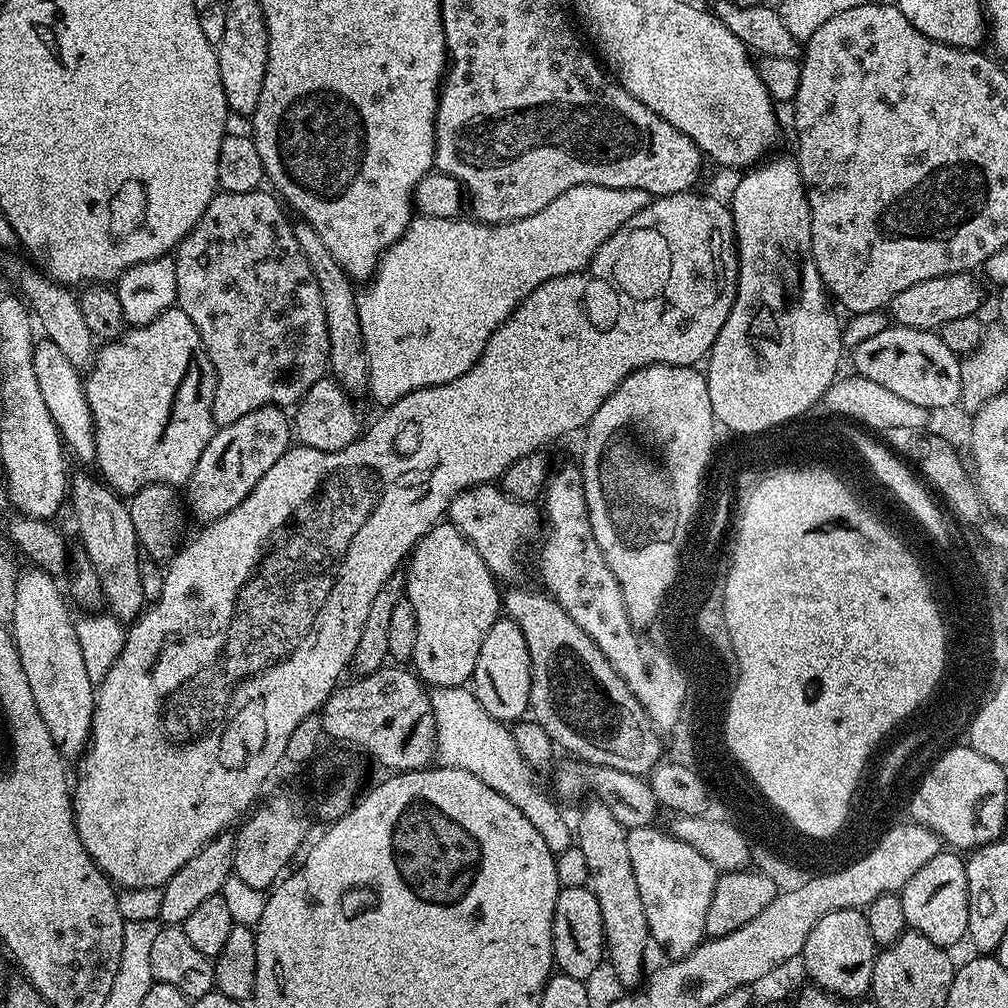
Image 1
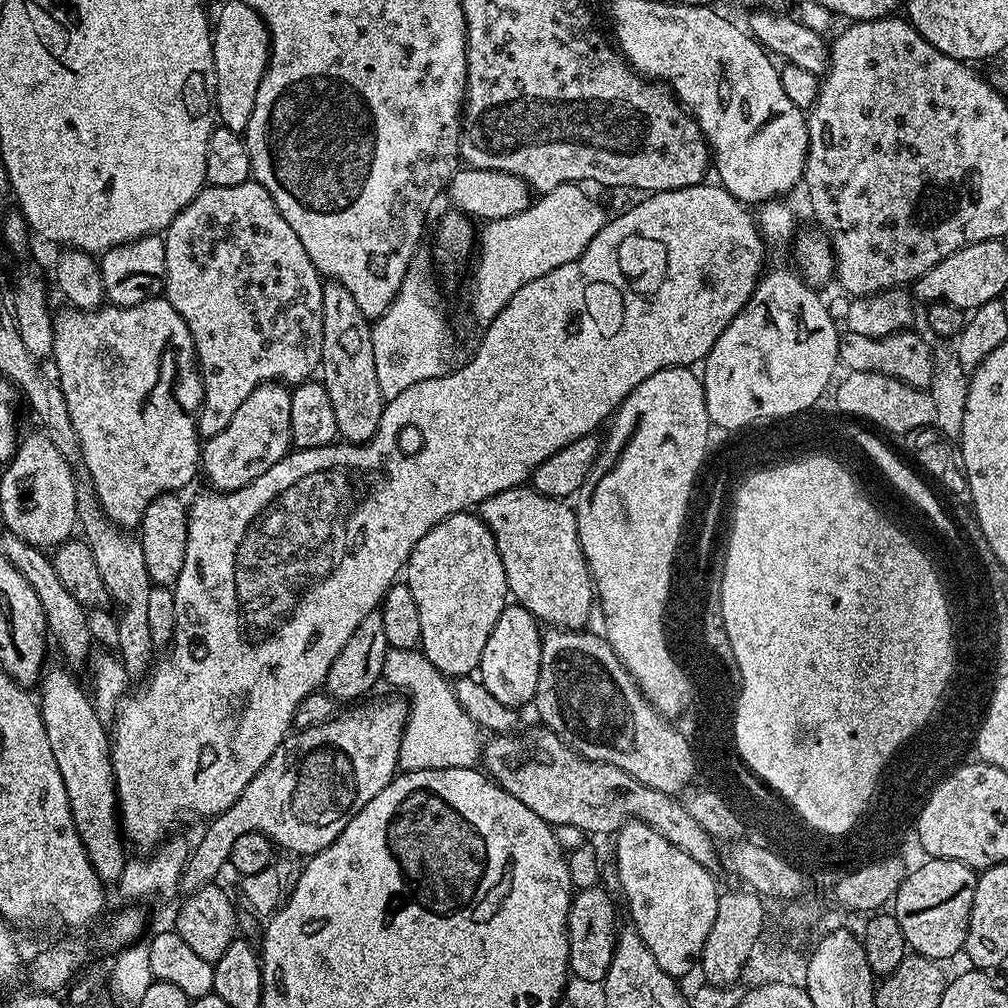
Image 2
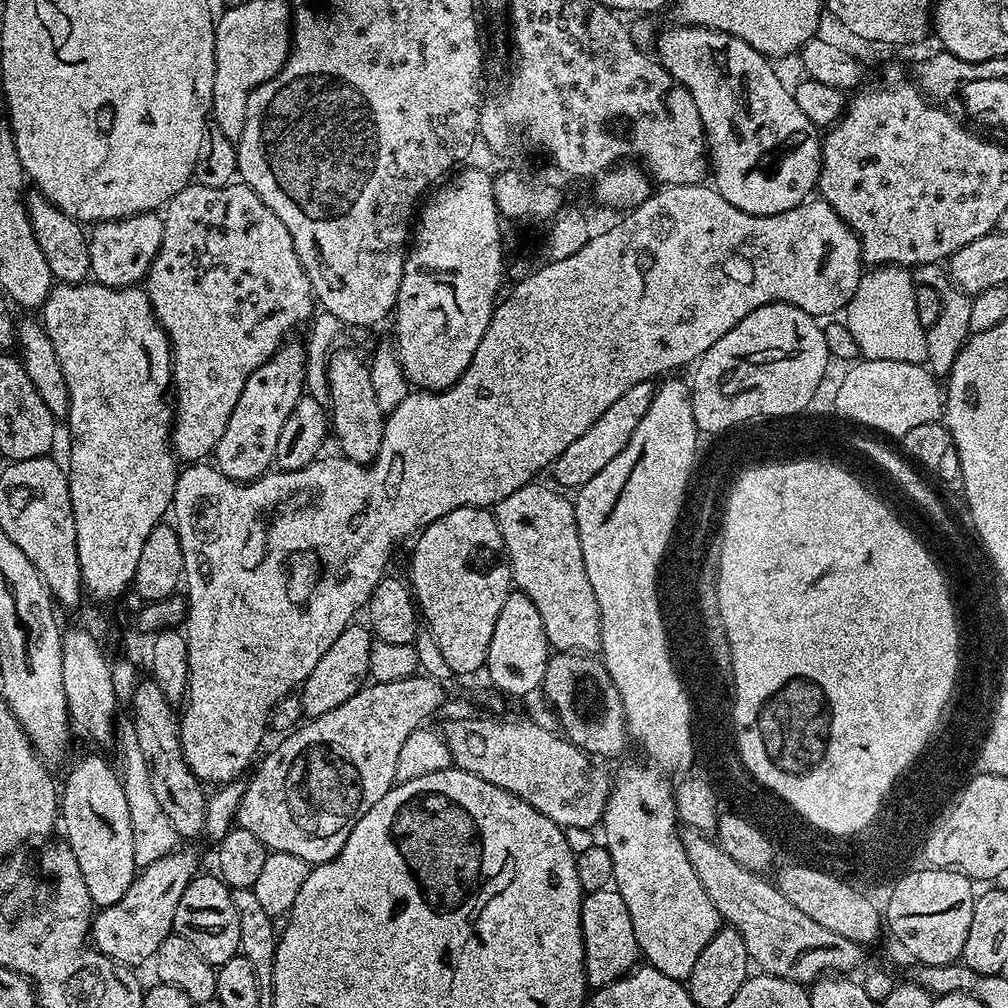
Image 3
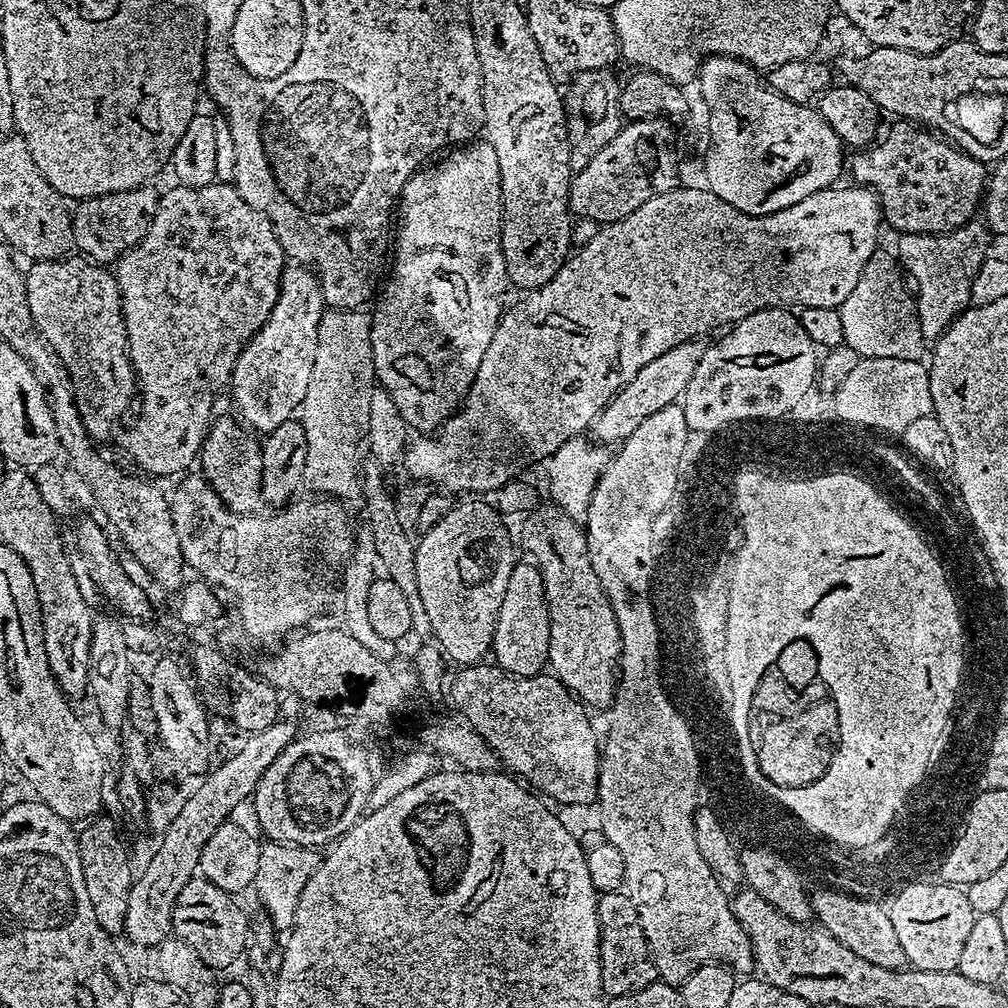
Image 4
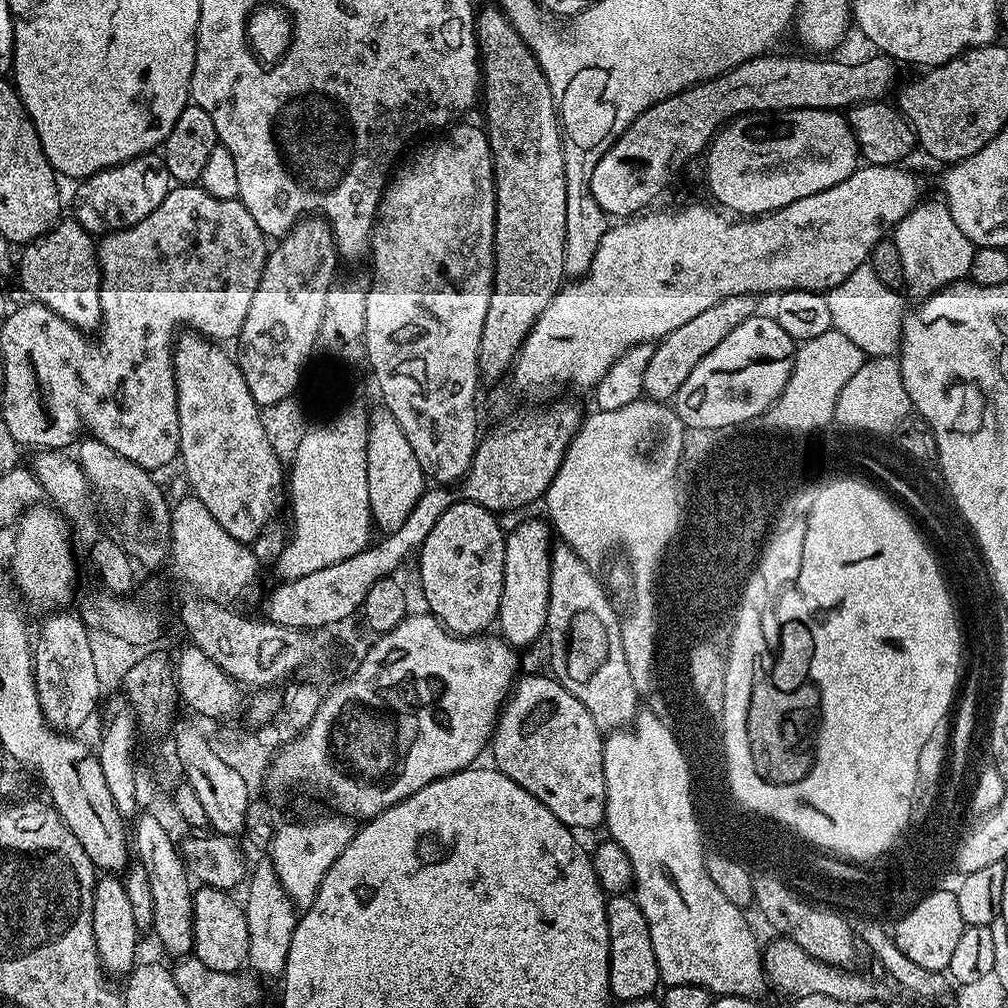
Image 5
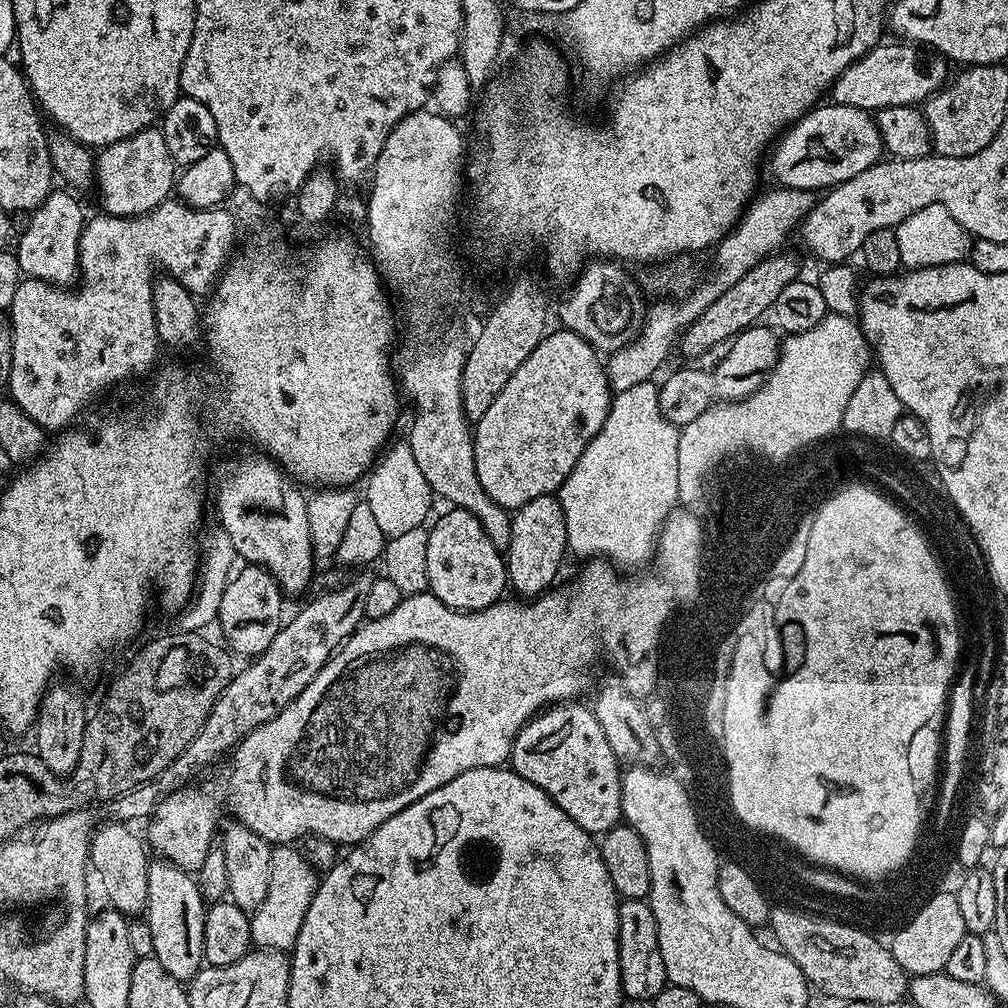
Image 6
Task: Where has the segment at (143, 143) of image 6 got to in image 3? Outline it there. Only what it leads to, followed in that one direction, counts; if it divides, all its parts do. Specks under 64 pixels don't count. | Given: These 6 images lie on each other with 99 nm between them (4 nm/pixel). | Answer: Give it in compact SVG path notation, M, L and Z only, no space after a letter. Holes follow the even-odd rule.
M159 211L139 212L121 220L99 221L88 236L91 279L111 288L130 288L139 285L147 277L148 268L162 246L163 233L164 218Z

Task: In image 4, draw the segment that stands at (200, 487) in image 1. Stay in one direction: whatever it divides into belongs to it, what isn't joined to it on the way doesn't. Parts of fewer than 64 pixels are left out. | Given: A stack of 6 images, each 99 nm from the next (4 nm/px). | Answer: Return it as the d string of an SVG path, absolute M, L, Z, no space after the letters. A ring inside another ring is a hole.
M289 263L280 275L278 302L274 302L270 318L256 331L254 338L250 338L242 354L238 354L238 362L232 371L230 393L232 392L233 398L236 399L236 408L240 411L239 419L249 429L267 434L274 430L274 426L282 426L282 422L291 420L297 415L313 371L314 356L318 347L318 328L325 309L322 286L315 271L307 264Z

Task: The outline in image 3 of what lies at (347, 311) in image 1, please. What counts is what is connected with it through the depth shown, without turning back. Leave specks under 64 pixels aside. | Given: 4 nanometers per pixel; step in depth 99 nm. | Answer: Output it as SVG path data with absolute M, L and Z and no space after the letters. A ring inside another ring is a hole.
M342 346L333 349L327 357L326 374L328 380L328 408L330 411L330 428L333 437L337 438L339 453L352 462L372 464L381 452L382 438L384 437L385 415L378 406L374 393L371 367L366 360L350 348Z

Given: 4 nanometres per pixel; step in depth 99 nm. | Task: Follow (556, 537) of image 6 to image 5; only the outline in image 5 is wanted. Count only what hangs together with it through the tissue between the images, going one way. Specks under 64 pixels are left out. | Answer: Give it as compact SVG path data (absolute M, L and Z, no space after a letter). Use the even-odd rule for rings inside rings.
M547 519L524 520L504 541L504 581L498 617L499 635L517 650L545 635L550 606L550 578L552 577L553 529Z

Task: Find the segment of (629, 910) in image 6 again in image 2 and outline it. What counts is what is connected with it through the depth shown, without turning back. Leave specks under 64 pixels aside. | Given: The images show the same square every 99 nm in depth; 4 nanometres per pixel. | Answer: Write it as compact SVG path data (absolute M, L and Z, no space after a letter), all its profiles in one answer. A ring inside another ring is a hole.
M604 886L582 888L573 895L568 911L568 971L573 977L601 982L610 970L616 949L616 904Z

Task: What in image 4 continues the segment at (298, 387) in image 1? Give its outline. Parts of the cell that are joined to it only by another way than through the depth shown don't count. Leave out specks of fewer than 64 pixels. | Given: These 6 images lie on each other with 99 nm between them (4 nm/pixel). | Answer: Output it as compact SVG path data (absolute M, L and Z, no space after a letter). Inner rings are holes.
M217 182L201 188L175 187L161 195L158 214L154 214L154 222L150 222L150 230L146 230L142 242L135 244L128 252L123 252L114 264L114 275L120 287L120 301L124 307L128 357L132 360L132 371L136 374L139 395L144 395L144 413L137 418L136 425L125 434L124 444L128 447L129 454L140 463L139 471L152 478L176 475L179 477L191 469L188 468L191 464L193 467L197 463L204 439L212 429L212 407L216 404L216 395L231 385L232 371L238 362L238 354L242 354L250 338L254 338L256 331L270 318L274 302L278 302L280 275L286 267L286 257L278 242L278 234L274 232L274 226L261 212L254 210L254 206L250 206L250 202L246 202L246 198L242 198L242 194L231 183Z

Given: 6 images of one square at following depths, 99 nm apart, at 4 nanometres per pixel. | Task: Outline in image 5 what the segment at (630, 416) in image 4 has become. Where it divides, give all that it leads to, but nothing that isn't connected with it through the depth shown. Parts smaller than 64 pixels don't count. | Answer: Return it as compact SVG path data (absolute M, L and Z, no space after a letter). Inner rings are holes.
M756 296L726 298L720 304L710 306L710 310L698 314L698 318L690 318L686 326L678 326L678 330L659 341L653 349L649 365L646 366L643 395L647 399L663 402L675 398L686 378L690 378L694 366L698 366L698 362L702 362L702 358L706 358L706 354L710 354L710 350L714 350L714 346L718 346L718 342L722 342L722 338L726 338L730 330L735 330L736 327L742 326L742 322L757 315L756 302Z

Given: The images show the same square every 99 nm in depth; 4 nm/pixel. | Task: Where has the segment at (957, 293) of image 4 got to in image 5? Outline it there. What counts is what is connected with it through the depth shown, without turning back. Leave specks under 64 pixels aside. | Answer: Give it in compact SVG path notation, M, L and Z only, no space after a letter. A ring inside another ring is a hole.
M921 202L907 221L912 225L912 252L899 252L899 257L905 271L904 284L908 288L912 287L921 292L921 297L927 298L950 284L961 283L971 273L977 247L966 238L966 234L962 234L962 230L958 230L947 204Z

